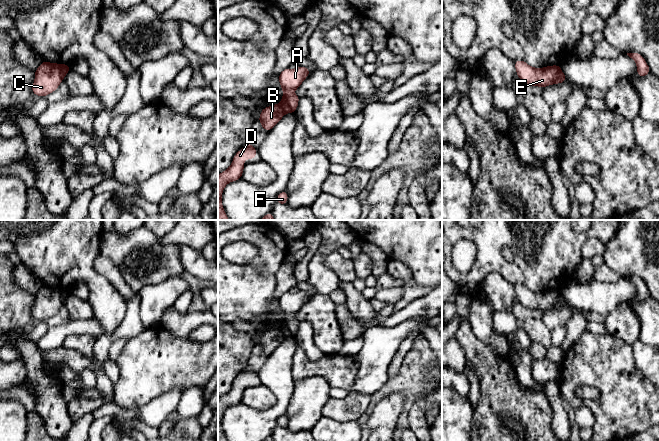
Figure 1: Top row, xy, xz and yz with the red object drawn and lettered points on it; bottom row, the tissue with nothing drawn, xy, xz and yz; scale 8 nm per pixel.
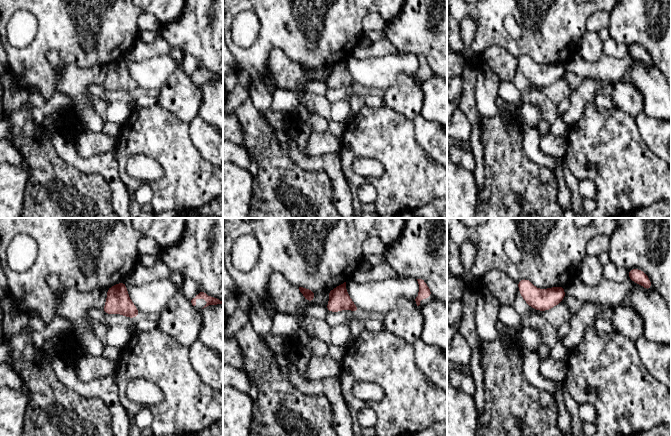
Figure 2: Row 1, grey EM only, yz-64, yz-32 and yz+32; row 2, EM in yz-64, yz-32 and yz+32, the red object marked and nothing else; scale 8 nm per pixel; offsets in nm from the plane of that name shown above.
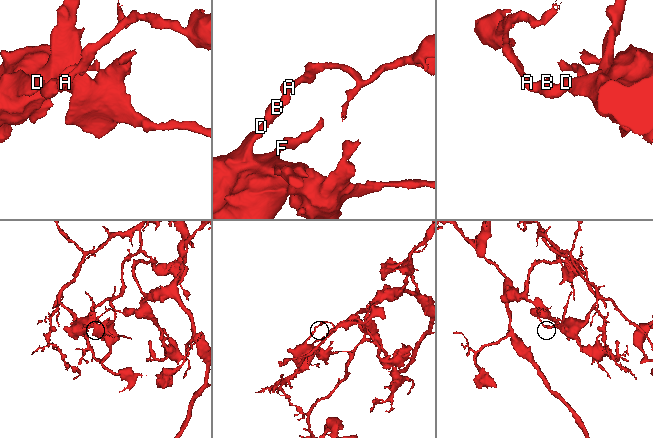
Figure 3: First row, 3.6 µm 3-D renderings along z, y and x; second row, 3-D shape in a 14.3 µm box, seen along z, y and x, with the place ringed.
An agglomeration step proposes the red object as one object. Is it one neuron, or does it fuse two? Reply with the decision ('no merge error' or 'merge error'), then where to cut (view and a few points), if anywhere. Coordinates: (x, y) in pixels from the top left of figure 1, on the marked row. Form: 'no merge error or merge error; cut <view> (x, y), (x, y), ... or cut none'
merge error; cut yz (558, 65), (558, 74), (550, 84)

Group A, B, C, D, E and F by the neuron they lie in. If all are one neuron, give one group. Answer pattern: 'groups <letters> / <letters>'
groups A E / B C D F

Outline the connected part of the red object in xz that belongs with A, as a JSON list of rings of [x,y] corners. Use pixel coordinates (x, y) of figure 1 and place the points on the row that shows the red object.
[[[299,66],[296,69],[286,68],[278,76],[283,97],[280,105],[285,114],[295,113],[299,103],[299,96],[293,91],[297,90],[302,82],[311,74],[309,68]]]

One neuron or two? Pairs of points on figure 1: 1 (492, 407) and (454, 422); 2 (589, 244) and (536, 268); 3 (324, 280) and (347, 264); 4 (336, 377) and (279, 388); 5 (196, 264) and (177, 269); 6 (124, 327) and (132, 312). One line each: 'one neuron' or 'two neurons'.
1: two neurons
2: two neurons
3: two neurons
4: two neurons
5: two neurons
6: one neuron

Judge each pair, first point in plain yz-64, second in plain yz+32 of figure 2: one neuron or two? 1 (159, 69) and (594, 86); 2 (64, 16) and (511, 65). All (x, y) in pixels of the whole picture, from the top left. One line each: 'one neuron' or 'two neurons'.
1: two neurons
2: two neurons

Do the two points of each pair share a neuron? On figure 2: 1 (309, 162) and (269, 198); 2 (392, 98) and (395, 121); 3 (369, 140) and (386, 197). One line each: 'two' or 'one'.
1: two
2: two
3: one

